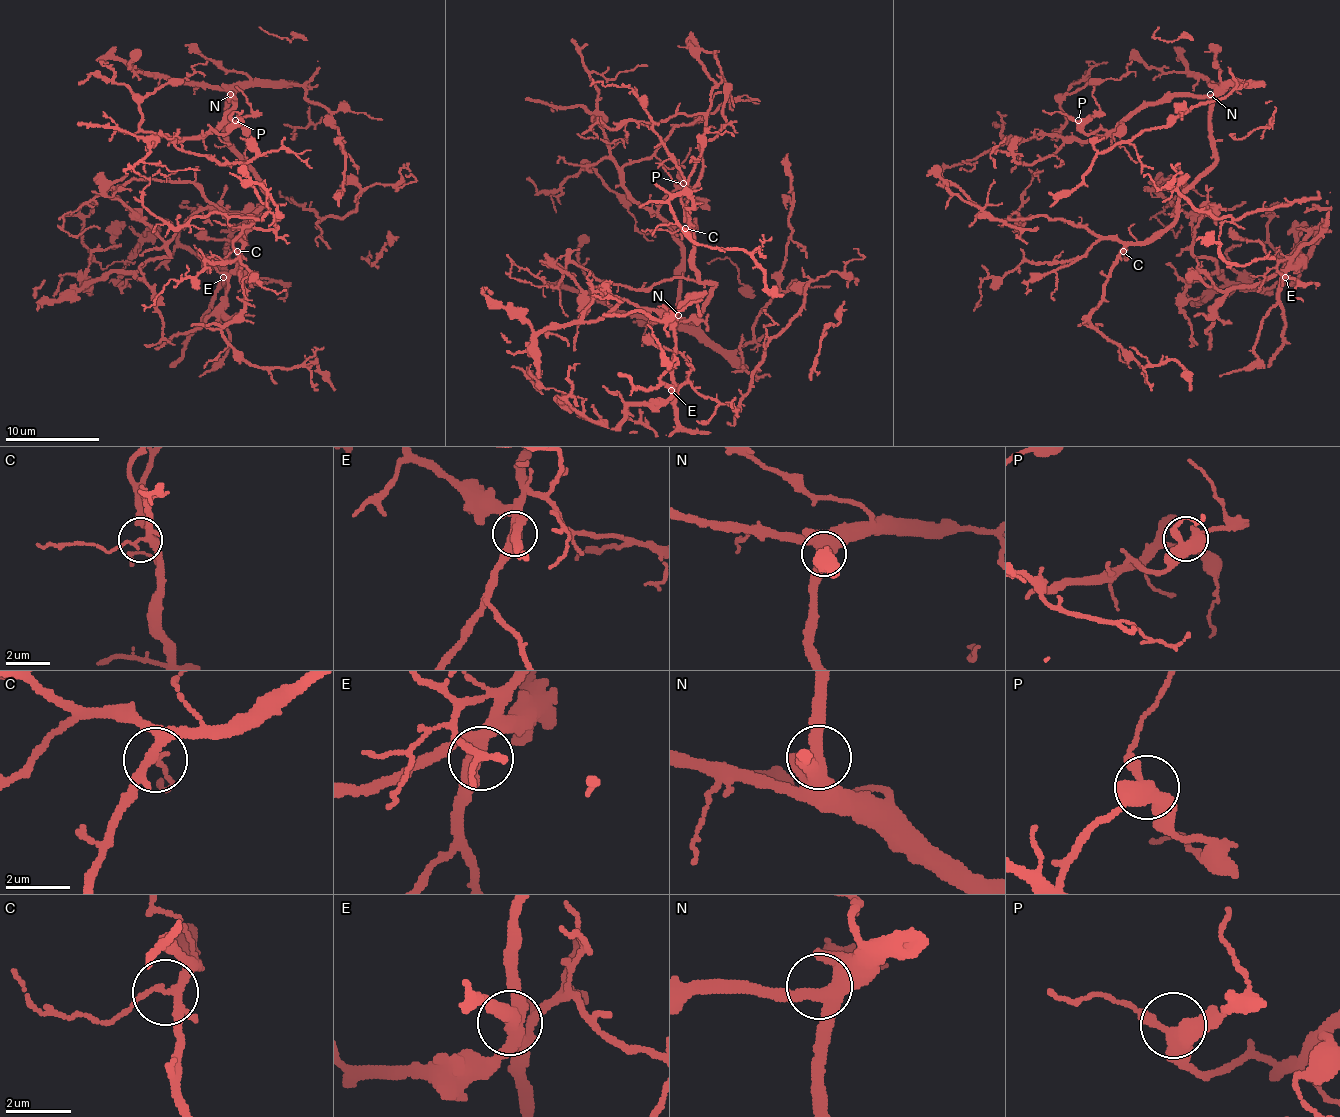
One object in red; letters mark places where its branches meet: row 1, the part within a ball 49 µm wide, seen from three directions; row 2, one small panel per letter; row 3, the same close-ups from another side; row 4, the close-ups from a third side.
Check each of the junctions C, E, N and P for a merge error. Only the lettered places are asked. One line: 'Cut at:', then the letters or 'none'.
Cut at: none

